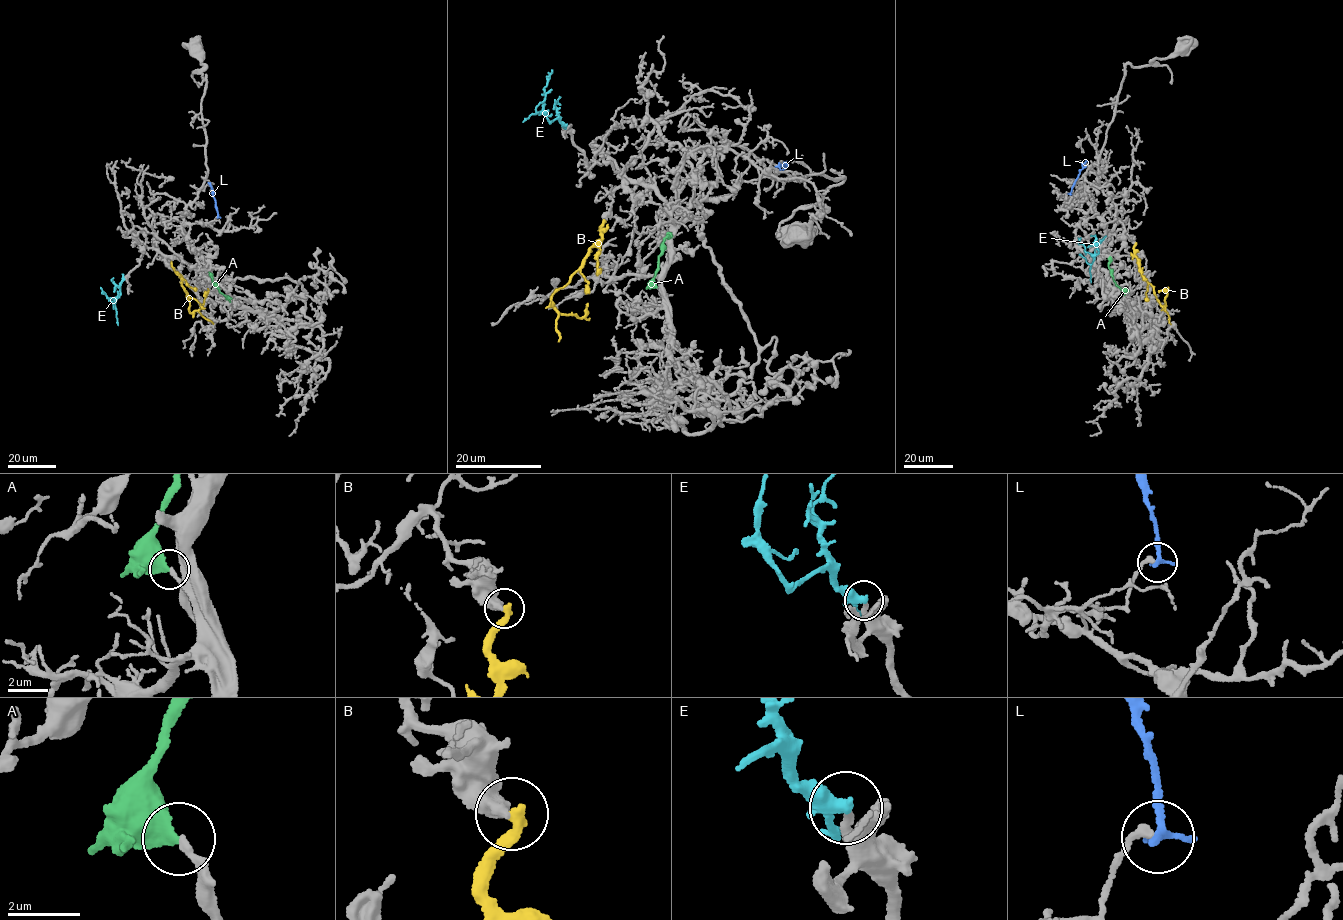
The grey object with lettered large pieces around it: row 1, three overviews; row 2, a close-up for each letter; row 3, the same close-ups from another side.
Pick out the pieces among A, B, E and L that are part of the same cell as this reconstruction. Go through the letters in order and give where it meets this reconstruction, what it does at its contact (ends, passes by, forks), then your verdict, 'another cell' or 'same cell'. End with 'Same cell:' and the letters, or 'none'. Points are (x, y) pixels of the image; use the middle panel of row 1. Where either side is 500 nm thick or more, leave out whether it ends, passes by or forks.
A: meets grey at (656, 287); it ends there; same cell
B: meets grey at (605, 221); it ends there; another cell
E: meets grey at (566, 125); it forks there; same cell
L: meets grey at (778, 165); it ends there; another cell
Same cell: A, E

